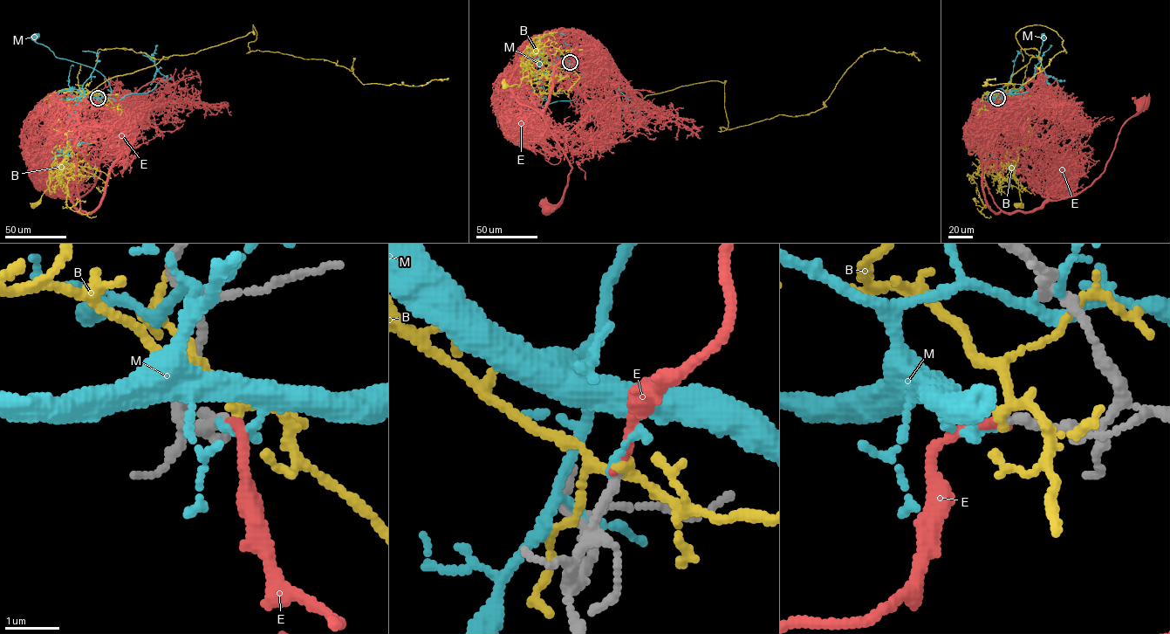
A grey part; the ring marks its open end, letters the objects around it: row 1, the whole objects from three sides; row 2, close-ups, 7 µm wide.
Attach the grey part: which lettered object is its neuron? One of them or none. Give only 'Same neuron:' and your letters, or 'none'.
Same neuron: E

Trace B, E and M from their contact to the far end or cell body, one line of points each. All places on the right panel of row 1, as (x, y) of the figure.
B: (997, 98), (993, 95), (1000, 104), (996, 120), (990, 130), (988, 162), (1002, 177), (1020, 180), (1021, 204)
E: (997, 99), (990, 104), (974, 104), (971, 130), (1052, 200), (1075, 196), (1104, 171), (1121, 127), (1146, 104)
M: (997, 98), (1019, 89), (1034, 74), (1036, 65), (1040, 61), (1043, 37)

